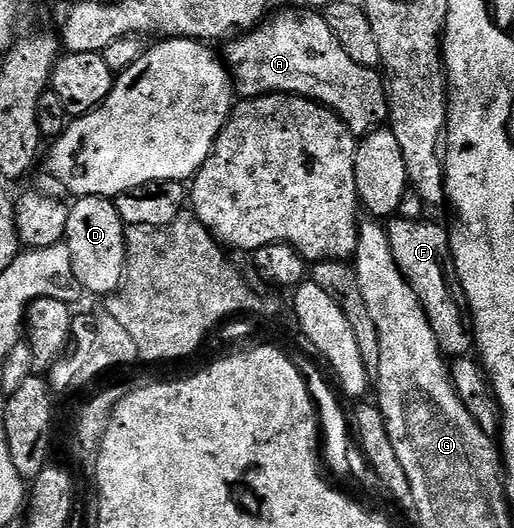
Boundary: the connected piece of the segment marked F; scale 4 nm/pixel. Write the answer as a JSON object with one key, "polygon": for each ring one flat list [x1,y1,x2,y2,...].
{"polygon":[[392,218,387,221,386,231,390,242,390,250,394,254,394,262,400,273,406,278,410,290,414,290,414,294,430,322,430,330,434,332,434,338,438,342,440,351,448,358,467,357,471,353,468,351,473,351,474,348,472,314,468,311,468,299,462,290,462,282,458,278,454,266,449,229,445,225,443,228,440,224,431,224,428,218,418,220]]}

